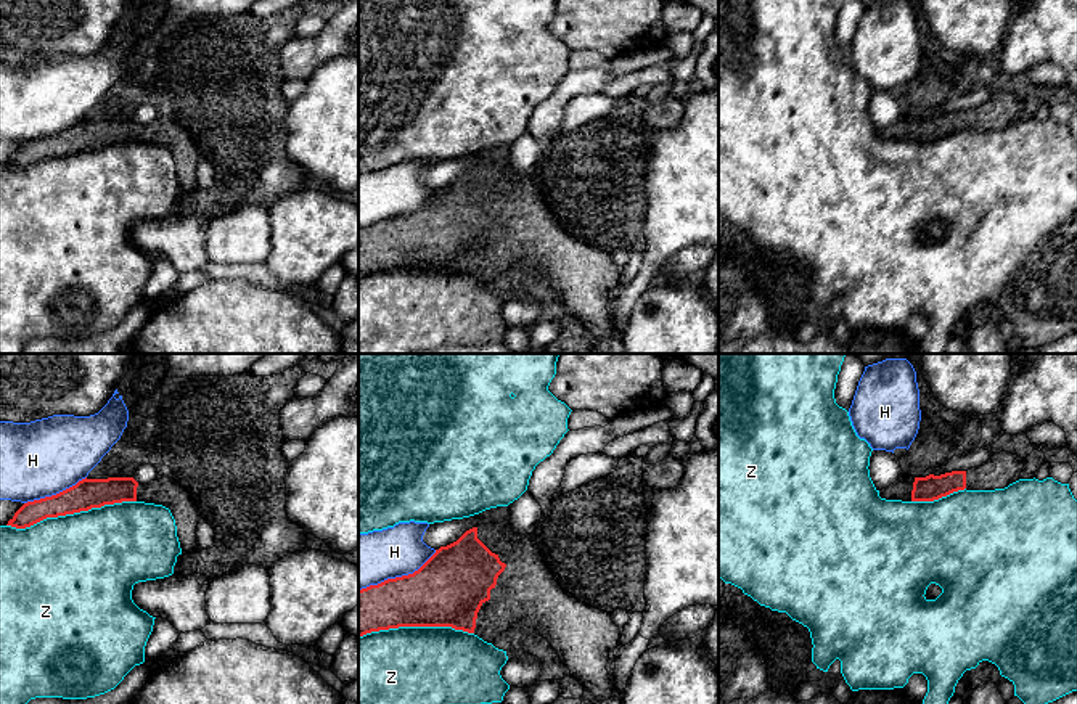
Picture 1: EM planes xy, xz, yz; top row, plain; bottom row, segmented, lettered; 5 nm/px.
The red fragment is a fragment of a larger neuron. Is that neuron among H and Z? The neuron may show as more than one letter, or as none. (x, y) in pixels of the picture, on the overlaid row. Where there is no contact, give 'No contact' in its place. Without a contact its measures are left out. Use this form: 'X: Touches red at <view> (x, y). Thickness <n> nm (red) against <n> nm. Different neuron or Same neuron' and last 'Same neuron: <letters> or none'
H: Touches red at xz (397, 577). Thickness 360 nm (red) against 280 nm. Different neuron
Z: Touches red at xy (71, 513). Thickness 150 nm (red) against 500 nm. Different neuron
Same neuron: none

